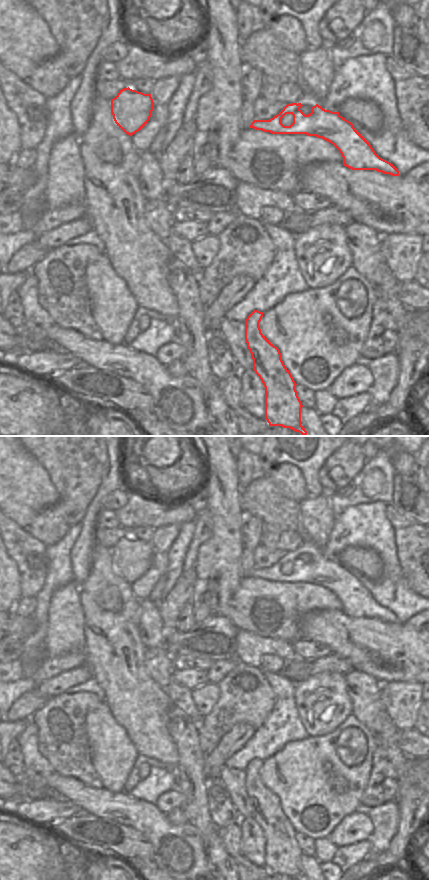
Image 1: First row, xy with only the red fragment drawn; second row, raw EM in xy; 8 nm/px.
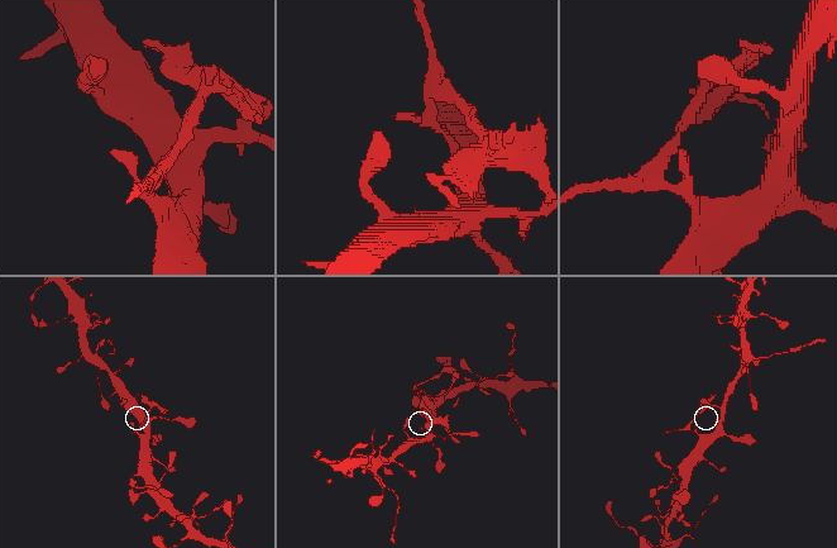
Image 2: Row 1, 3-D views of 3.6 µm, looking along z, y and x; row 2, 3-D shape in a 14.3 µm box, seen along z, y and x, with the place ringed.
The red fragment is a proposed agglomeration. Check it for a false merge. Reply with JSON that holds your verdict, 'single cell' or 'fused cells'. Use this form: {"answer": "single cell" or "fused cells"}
{"answer": "single cell"}

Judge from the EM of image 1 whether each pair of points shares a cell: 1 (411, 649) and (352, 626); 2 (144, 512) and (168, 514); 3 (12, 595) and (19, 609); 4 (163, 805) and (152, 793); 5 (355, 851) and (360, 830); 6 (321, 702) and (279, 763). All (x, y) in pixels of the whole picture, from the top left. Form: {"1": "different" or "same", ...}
{"1": "same", "2": "different", "3": "different", "4": "different", "5": "different", "6": "different"}

